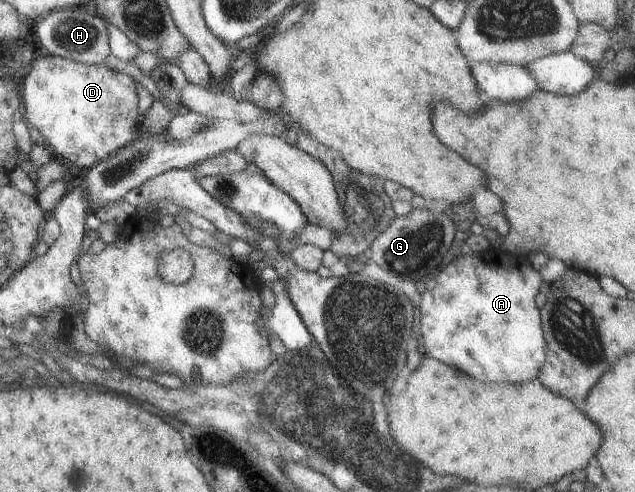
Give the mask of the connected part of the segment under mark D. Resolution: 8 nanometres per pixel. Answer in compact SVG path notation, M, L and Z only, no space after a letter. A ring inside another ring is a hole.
M44 55L30 60L22 79L22 118L41 135L53 153L54 158L66 159L70 165L88 169L116 149L128 145L132 139L141 135L136 114L136 85L130 75L112 71L104 62L100 64L83 64L61 58L57 55Z

